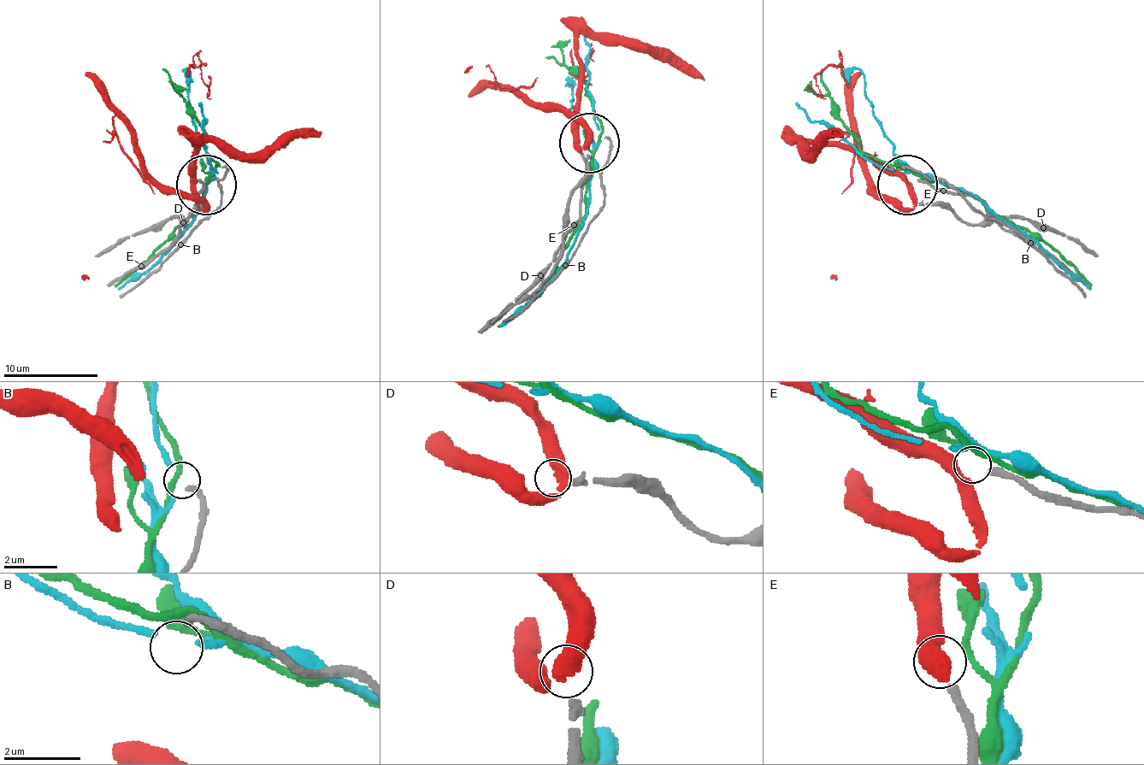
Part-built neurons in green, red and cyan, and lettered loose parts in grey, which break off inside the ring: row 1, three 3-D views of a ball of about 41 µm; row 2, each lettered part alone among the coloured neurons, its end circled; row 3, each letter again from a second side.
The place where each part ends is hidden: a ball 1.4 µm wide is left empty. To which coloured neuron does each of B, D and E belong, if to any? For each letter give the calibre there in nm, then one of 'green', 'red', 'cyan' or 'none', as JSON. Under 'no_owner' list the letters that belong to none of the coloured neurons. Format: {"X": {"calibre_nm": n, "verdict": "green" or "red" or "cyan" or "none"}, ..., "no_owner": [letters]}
{"B": {"calibre_nm": 200, "verdict": "none"}, "D": {"calibre_nm": 190, "verdict": "none"}, "E": {"calibre_nm": 240, "verdict": "none"}, "no_owner": ["B", "D", "E"]}

